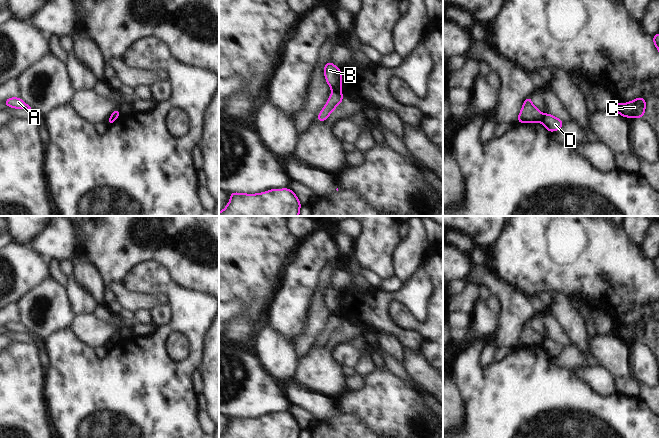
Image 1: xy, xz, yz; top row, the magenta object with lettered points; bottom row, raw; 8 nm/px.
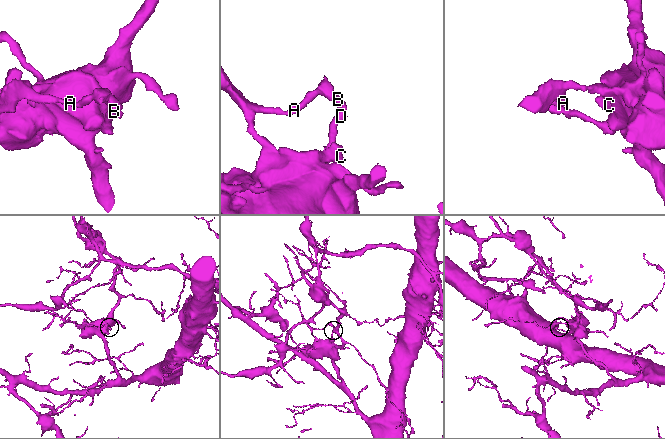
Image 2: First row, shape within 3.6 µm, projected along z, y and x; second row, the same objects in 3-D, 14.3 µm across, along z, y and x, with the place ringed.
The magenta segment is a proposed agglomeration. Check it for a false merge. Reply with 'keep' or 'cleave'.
cleave

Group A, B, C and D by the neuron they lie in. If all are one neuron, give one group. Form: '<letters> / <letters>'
A B C / D

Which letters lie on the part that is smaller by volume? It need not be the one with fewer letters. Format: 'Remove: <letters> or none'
Remove: A, B, C

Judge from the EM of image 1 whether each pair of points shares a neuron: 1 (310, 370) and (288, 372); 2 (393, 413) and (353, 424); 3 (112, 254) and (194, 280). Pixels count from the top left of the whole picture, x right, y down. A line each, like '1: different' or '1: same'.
1: different
2: different
3: same

